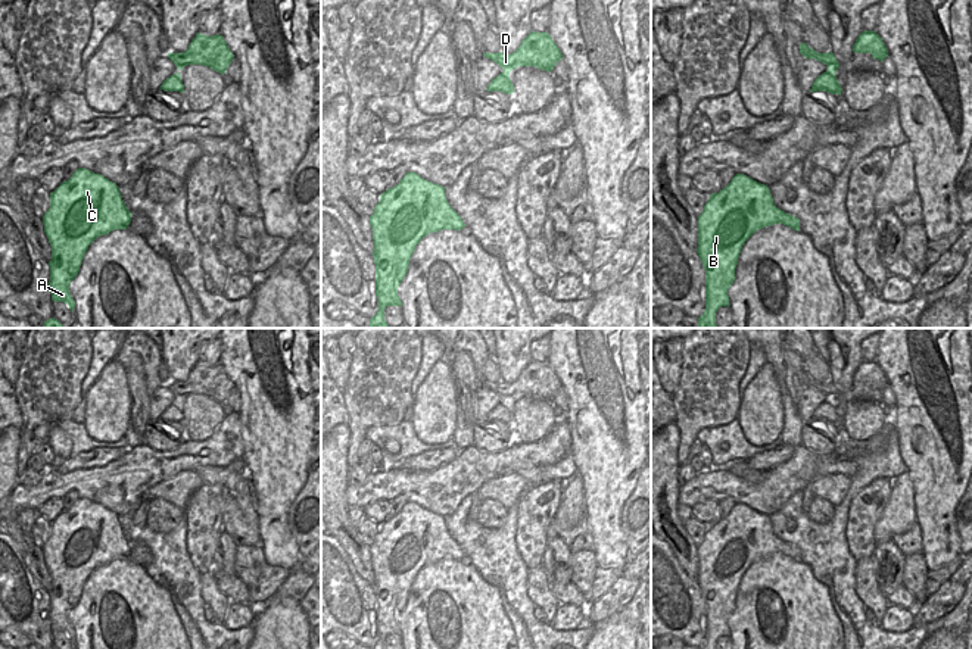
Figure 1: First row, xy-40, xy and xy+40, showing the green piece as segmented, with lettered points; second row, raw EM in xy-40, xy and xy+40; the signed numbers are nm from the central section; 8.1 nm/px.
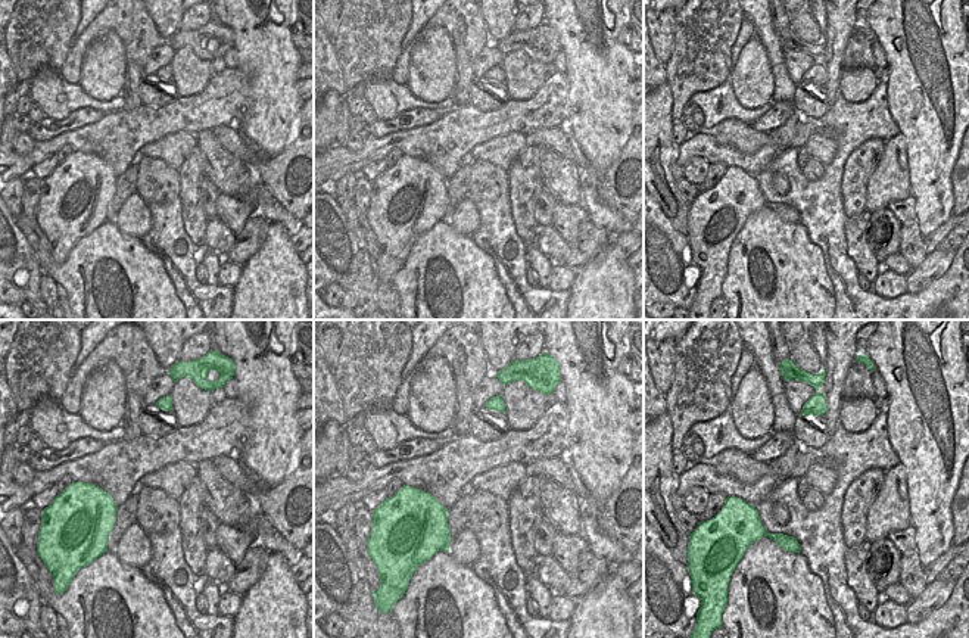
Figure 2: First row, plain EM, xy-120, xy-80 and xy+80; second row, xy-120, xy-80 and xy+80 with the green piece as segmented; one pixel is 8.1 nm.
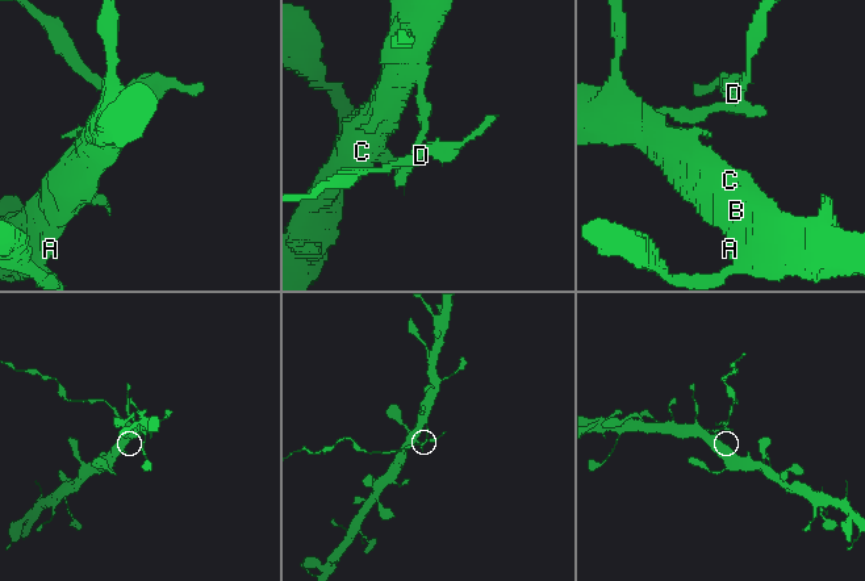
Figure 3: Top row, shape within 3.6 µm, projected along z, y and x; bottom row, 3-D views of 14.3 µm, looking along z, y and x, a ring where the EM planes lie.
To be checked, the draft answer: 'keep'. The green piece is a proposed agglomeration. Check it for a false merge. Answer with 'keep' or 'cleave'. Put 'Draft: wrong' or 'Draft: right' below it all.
cleave
Draft: wrong

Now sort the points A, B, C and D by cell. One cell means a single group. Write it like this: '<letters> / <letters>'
A B C / D

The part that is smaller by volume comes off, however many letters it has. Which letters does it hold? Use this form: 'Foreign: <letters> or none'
Foreign: D

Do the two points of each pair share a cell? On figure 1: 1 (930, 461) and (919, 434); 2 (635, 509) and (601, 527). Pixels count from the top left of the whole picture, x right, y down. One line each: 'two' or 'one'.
1: one
2: two

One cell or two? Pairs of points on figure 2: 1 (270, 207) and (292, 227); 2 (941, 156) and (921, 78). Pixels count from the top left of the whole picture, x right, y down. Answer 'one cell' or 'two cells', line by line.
1: one cell
2: one cell

